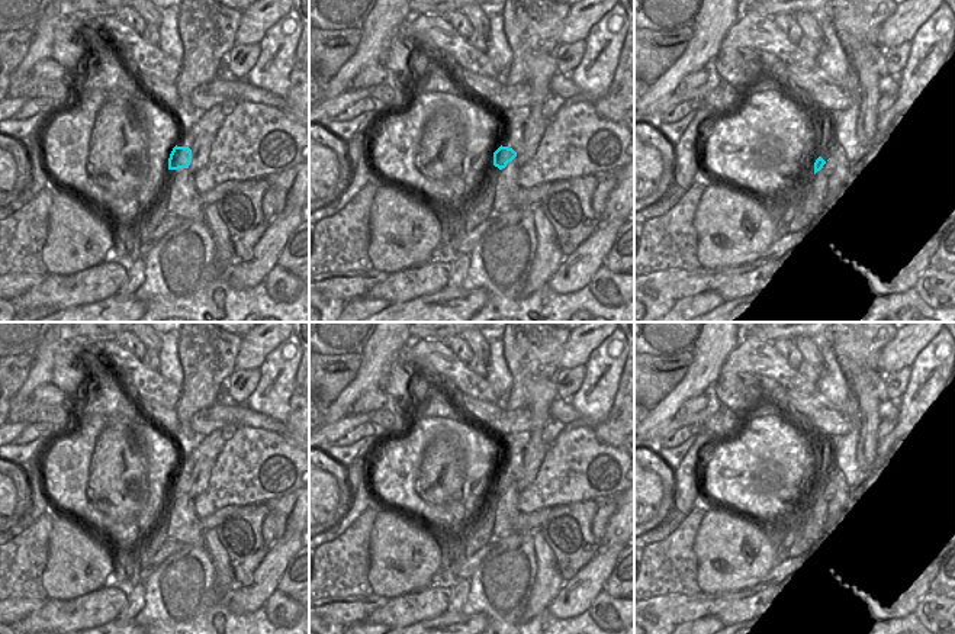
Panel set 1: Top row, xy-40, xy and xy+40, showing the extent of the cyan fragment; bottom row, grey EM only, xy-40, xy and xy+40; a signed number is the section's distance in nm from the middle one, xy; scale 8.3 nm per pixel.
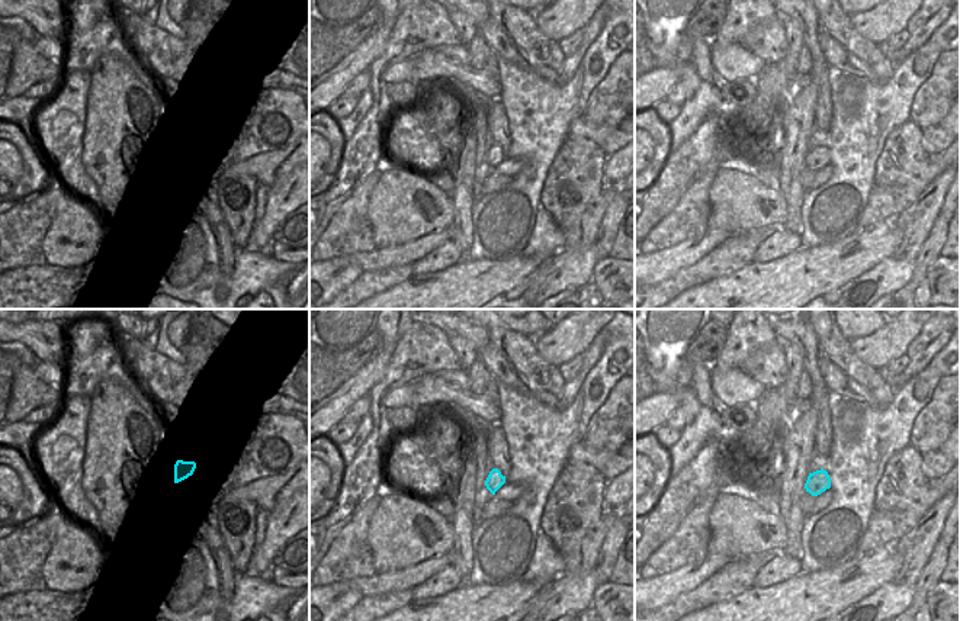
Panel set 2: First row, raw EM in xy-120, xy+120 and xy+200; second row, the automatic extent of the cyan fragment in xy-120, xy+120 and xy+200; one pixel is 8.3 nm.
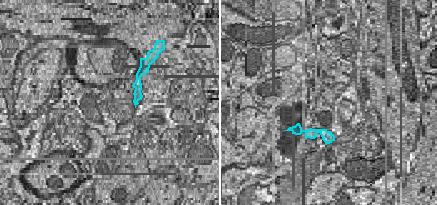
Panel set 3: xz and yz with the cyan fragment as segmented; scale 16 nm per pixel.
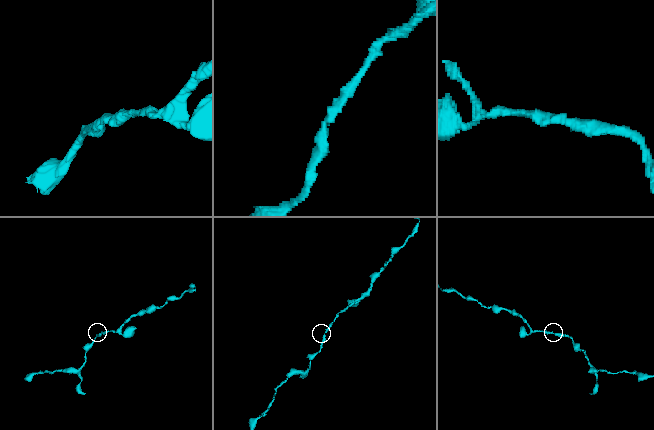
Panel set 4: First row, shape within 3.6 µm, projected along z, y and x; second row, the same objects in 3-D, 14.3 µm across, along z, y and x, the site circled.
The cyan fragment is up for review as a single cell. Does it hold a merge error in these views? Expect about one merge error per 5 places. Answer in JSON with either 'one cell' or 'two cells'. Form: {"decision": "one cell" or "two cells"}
{"decision": "one cell"}

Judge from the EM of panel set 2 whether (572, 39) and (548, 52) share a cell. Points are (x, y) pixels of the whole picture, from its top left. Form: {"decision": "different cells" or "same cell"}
{"decision": "different cells"}

